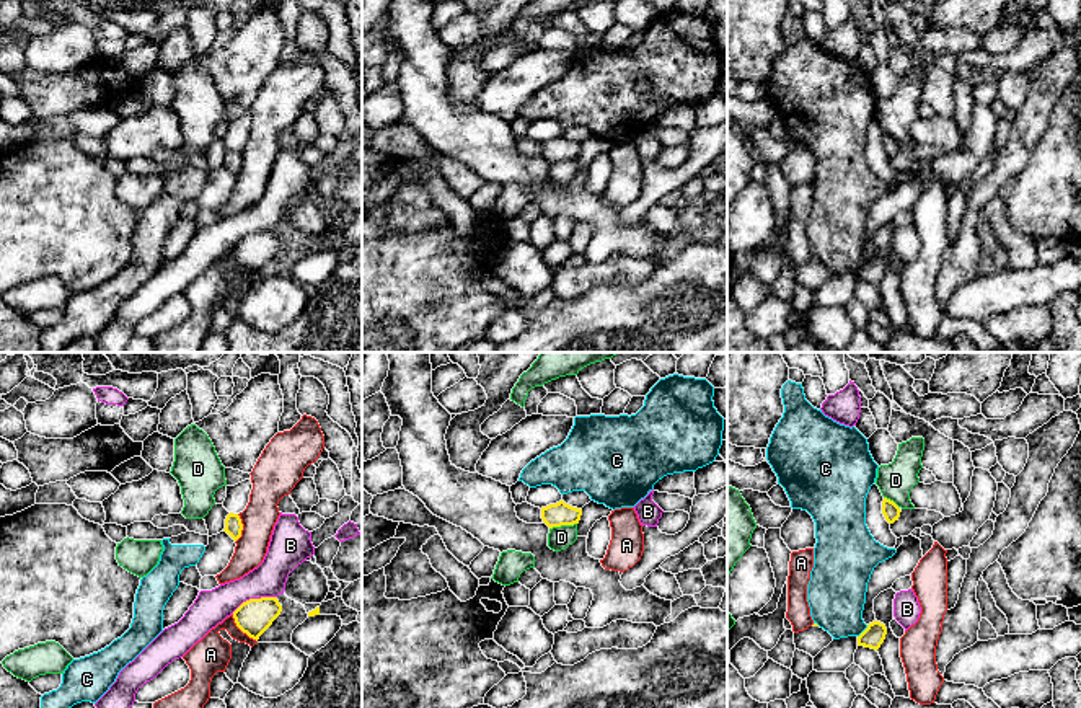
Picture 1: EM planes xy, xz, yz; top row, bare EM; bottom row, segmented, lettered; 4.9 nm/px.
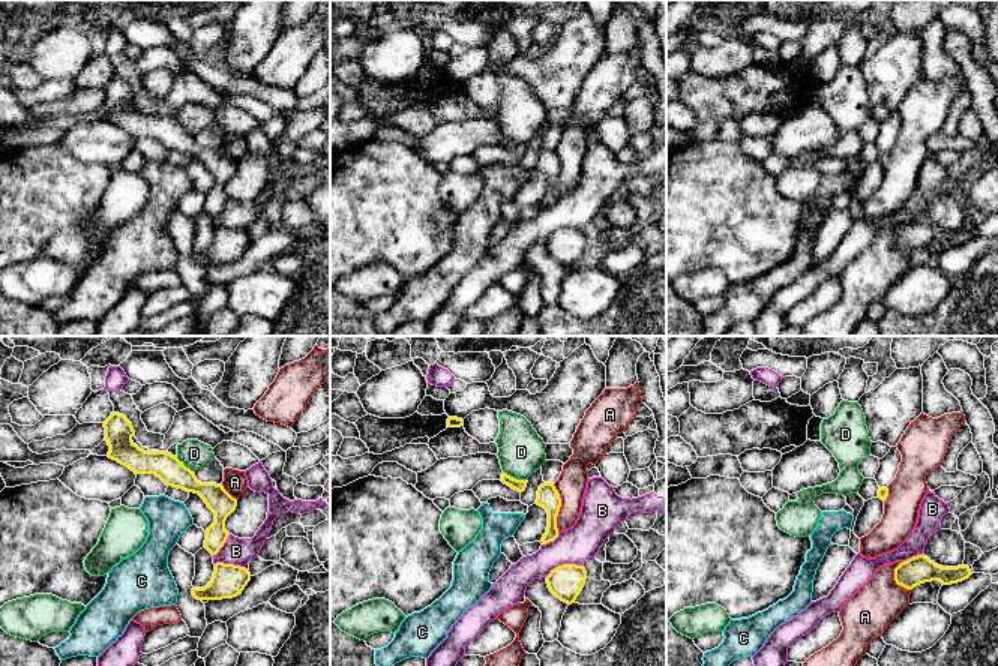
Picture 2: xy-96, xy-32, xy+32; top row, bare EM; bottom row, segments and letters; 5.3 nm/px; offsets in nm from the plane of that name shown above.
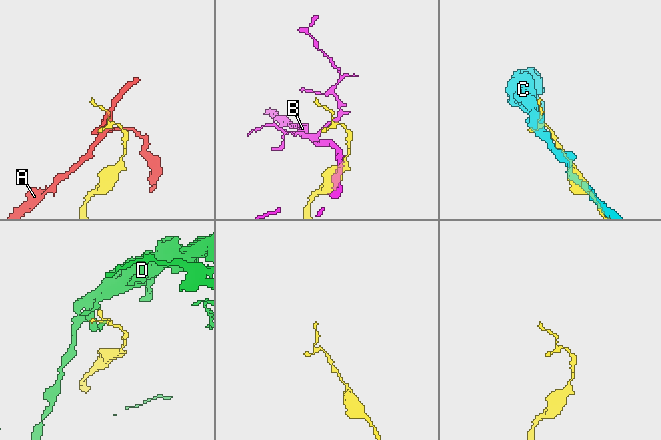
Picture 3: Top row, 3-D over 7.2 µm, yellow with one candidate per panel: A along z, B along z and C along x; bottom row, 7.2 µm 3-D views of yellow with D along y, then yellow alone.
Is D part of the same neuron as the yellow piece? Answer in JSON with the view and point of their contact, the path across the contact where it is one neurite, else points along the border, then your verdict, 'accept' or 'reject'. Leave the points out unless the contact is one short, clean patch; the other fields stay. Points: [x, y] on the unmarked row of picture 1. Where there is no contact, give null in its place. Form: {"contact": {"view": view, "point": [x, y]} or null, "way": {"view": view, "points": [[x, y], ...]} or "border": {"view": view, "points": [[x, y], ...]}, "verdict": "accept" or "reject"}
{"contact": {"view": "xz", "point": [563, 159]}, "border": {"view": "xz", "points": [[576, 157], [550, 163]]}, "verdict": "reject"}

